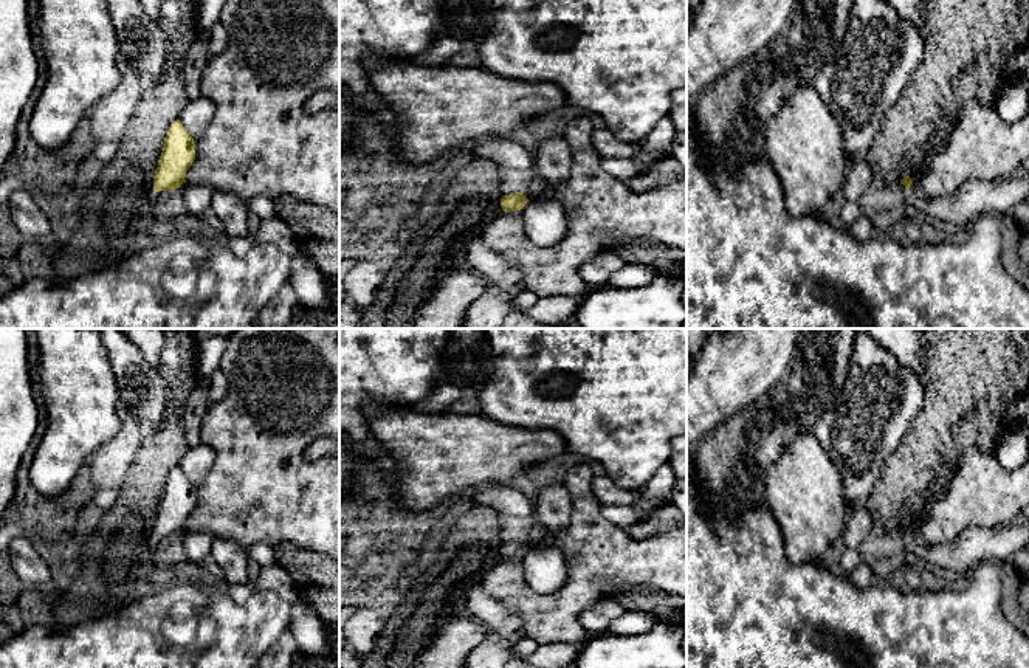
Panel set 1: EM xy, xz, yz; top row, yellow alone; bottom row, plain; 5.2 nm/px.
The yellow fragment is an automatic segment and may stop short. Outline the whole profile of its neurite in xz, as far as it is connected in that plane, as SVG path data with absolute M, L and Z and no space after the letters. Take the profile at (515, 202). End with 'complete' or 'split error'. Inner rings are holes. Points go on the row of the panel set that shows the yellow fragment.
M516 192L510 195L504 195L501 198L501 208L504 212L521 211L530 200L524 195L524 192Z; complete

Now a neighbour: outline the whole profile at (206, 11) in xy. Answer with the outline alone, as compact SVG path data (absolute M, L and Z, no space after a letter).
M195 0L194 11L200 29L211 31L220 20L220 11L225 0Z

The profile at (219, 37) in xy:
M219 20L209 31L209 39L208 39L208 48L209 48L209 56L220 54L229 42L229 34L226 28L222 25Z

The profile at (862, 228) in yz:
M860 215L848 229L855 239L865 240L877 232L877 222Z

